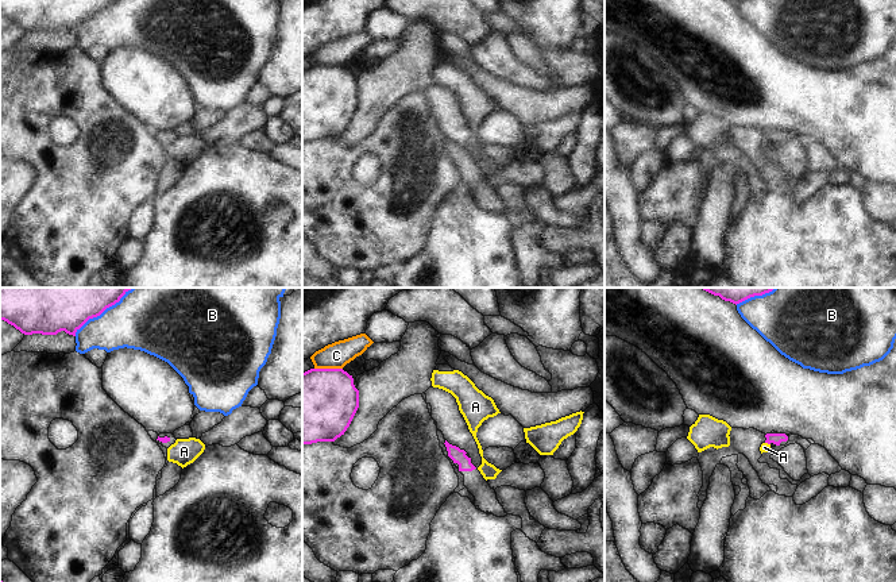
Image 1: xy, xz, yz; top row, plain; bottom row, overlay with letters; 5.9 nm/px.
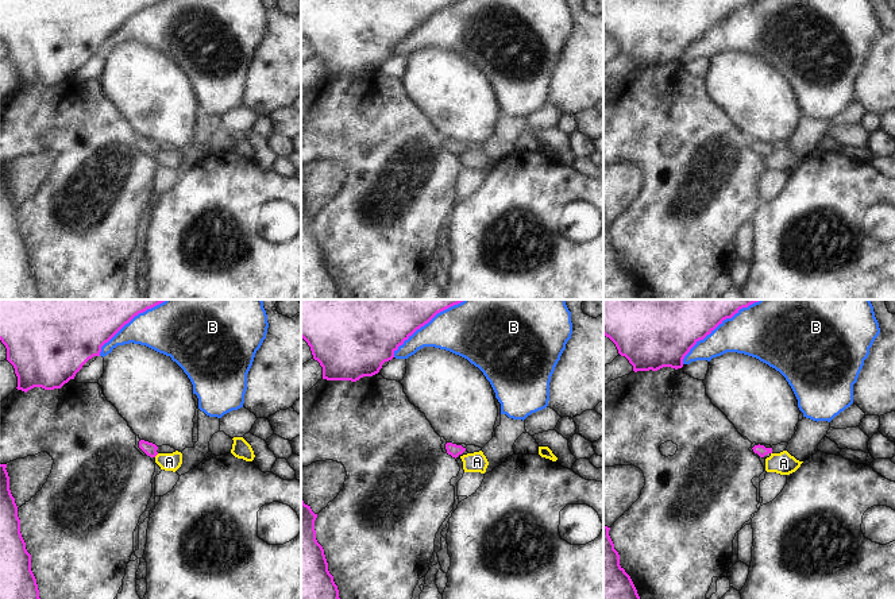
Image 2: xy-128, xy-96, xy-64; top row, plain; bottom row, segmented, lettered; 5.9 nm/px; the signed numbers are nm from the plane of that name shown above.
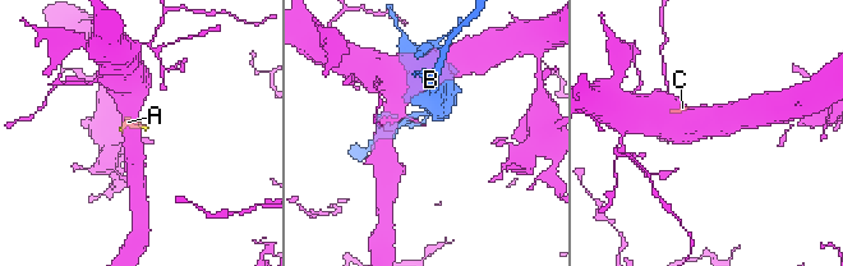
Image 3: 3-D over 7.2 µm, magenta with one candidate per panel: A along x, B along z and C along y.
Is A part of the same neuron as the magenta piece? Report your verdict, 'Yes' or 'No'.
No.

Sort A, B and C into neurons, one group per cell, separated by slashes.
A C / B

